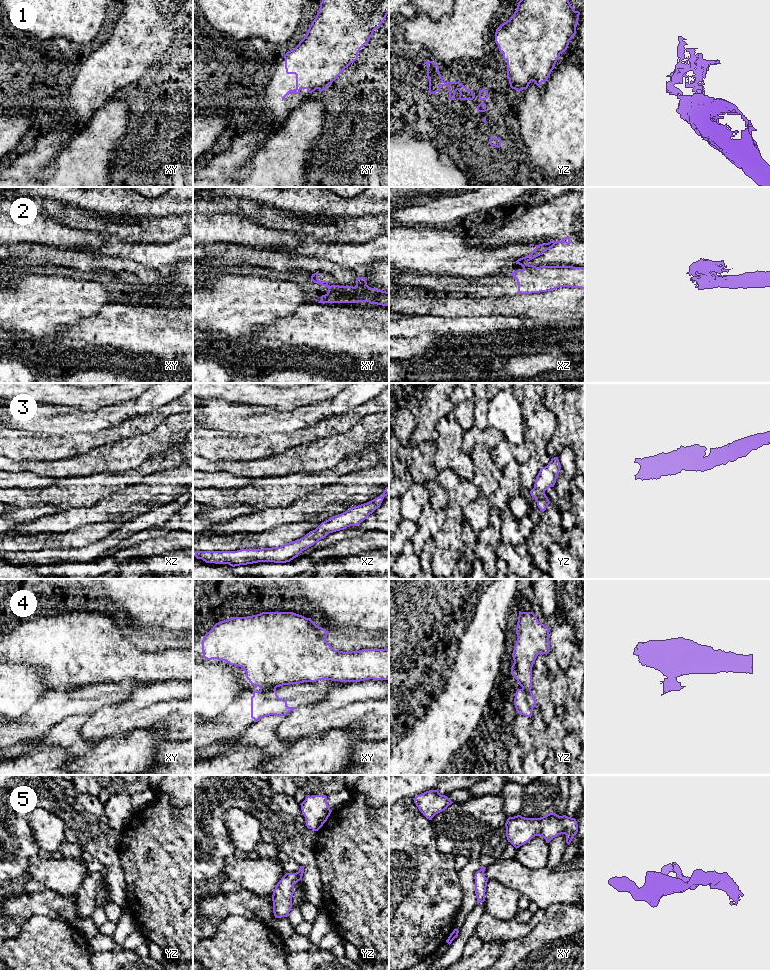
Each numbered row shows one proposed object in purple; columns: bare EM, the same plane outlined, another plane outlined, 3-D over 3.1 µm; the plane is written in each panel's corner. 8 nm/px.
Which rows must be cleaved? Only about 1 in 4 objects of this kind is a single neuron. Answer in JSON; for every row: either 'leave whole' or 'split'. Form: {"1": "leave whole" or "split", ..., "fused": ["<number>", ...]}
{"1": "leave whole", "2": "split", "3": "leave whole", "4": "split", "5": "leave whole", "fused": ["2", "4"]}

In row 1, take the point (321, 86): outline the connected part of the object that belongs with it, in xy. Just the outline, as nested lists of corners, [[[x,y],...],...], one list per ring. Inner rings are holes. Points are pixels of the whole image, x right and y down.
[[[322,0],[305,37],[293,50],[284,54],[286,73],[296,75],[296,89],[289,90],[282,101],[289,94],[299,94],[301,89],[306,89],[309,93],[316,89],[320,92],[325,90],[345,68],[358,59],[360,49],[368,44],[374,30],[381,27],[388,13],[389,0]]]

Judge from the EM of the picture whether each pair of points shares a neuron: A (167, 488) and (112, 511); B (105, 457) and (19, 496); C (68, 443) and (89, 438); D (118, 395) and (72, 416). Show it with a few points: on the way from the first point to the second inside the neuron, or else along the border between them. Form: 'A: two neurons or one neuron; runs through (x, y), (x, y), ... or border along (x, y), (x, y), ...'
A: one neuron; runs through (153, 491), (126, 505)
B: two neurons; border along (86, 475), (65, 476), (63, 478)
C: one neuron; runs through (73, 443), (84, 442)
D: two neurons; border along (64, 404), (82, 409), (99, 409), (110, 405)

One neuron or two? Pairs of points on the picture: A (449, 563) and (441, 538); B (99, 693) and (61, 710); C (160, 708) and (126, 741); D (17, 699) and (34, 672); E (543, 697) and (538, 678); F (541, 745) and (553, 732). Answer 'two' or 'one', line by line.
A: one
B: one
C: two
D: one
E: one
F: two

